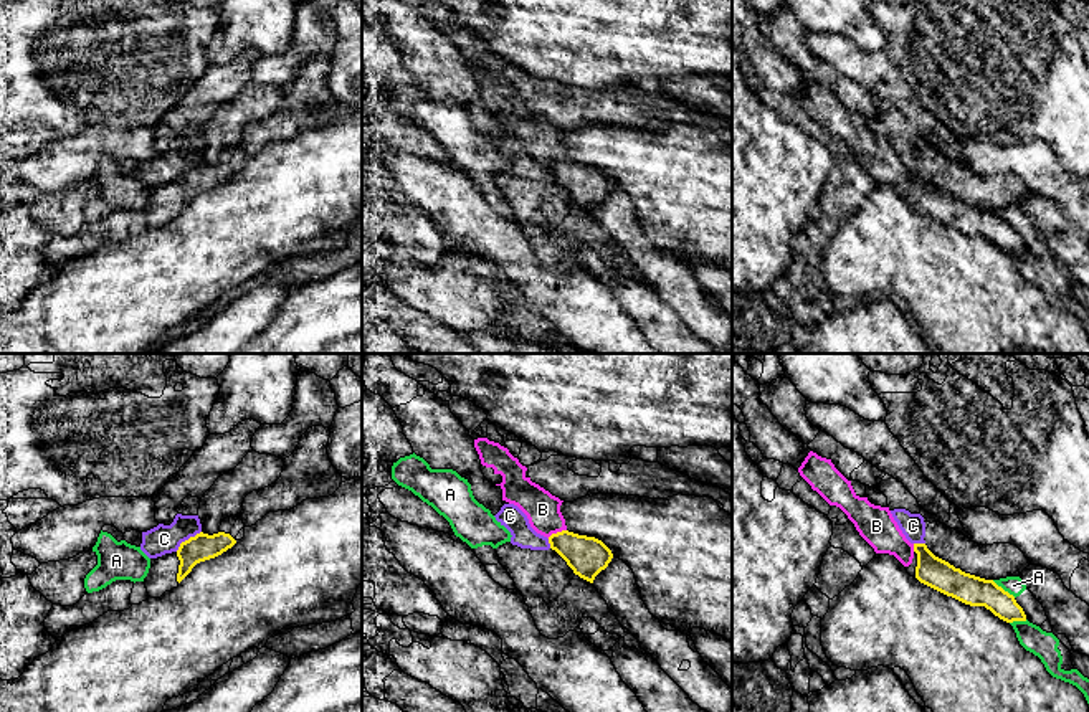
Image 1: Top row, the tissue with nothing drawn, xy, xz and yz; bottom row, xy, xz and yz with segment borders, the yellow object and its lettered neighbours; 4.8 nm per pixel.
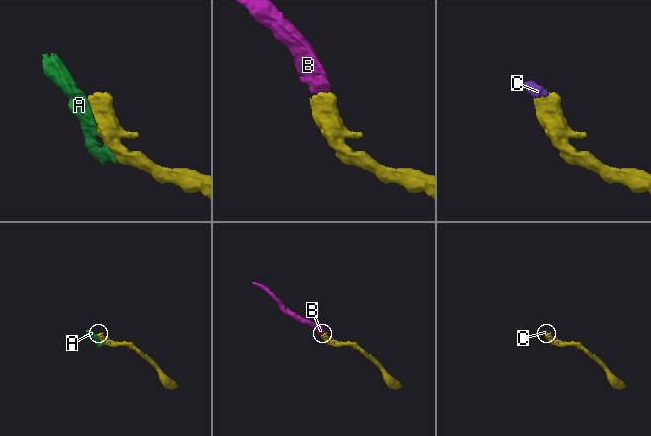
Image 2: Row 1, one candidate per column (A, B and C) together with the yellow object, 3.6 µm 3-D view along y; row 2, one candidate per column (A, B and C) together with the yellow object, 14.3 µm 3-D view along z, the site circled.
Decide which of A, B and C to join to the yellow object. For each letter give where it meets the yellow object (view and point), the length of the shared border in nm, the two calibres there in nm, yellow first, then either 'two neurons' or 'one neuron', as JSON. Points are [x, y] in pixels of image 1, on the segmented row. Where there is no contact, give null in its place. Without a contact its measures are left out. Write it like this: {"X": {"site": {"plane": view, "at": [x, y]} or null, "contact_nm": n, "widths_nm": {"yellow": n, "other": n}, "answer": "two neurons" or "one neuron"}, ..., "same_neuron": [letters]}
{"A": {"site": {"plane": "yz", "at": [1002, 588]}, "contact_nm": 150, "widths_nm": {"yellow": 150, "other": 90}, "answer": "two neurons"}, "B": {"site": {"plane": "xz", "at": [556, 534]}, "contact_nm": 100, "widths_nm": {"yellow": 190, "other": 170}, "answer": "one neuron"}, "C": {"site": {"plane": "xy", "at": [189, 539]}, "contact_nm": 160, "widths_nm": {"yellow": 130, "other": 140}, "answer": "two neurons"}, "same_neuron": ["B"]}

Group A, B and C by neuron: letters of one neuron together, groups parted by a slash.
A / B / C

